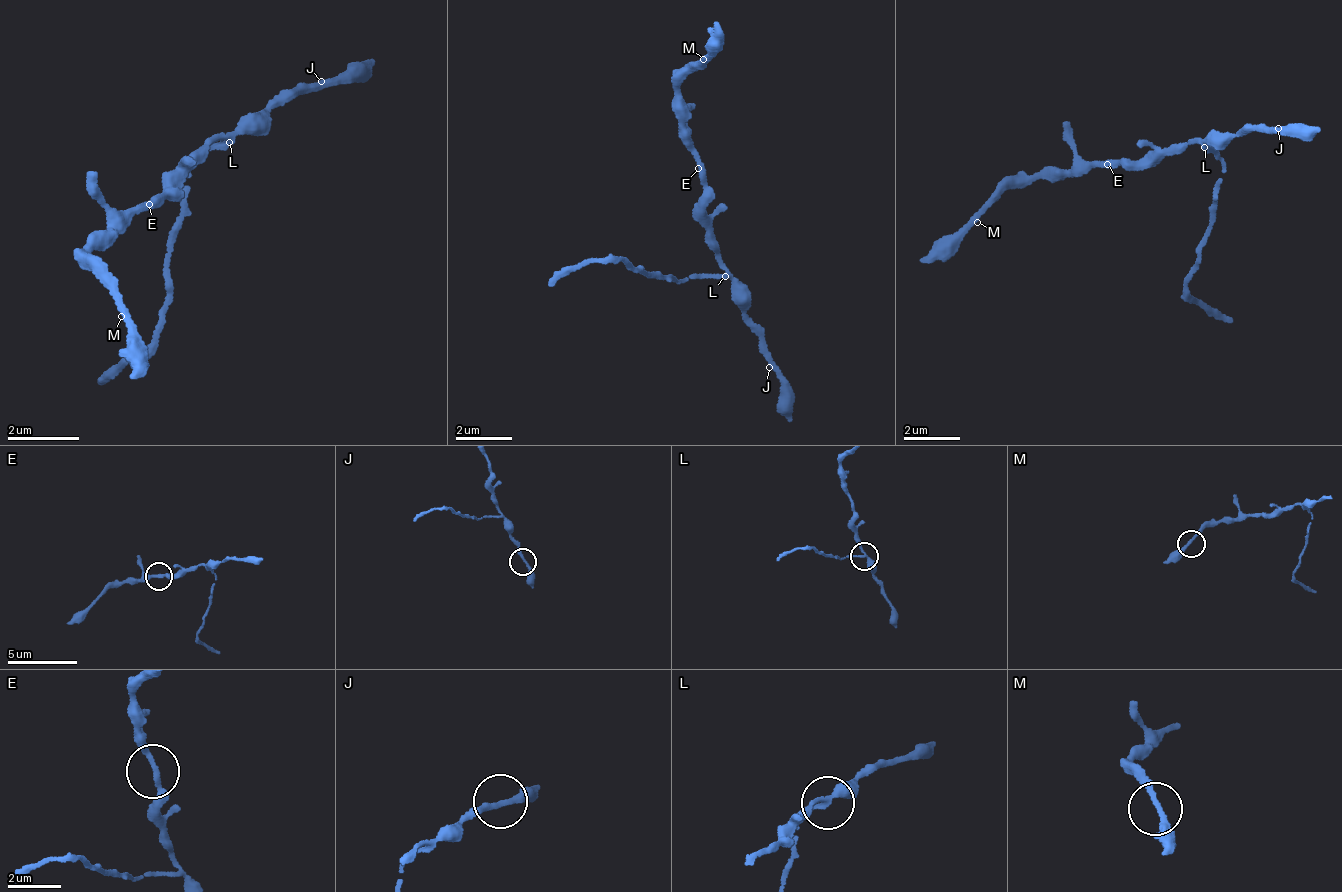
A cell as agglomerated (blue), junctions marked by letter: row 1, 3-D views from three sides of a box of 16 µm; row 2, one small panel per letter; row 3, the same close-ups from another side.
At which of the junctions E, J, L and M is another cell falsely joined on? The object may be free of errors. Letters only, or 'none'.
L

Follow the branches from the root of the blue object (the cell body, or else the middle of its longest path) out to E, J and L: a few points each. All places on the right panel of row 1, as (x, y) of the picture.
E: (1162, 150), (1155, 149), (1143, 162), (1111, 159), (1107, 164)
J: (1162, 150), (1181, 152), (1207, 136), (1226, 138), (1230, 133), (1249, 135), (1252, 130), (1268, 133), (1278, 128)
L: (1162, 150), (1181, 152), (1200, 139), (1204, 148)

